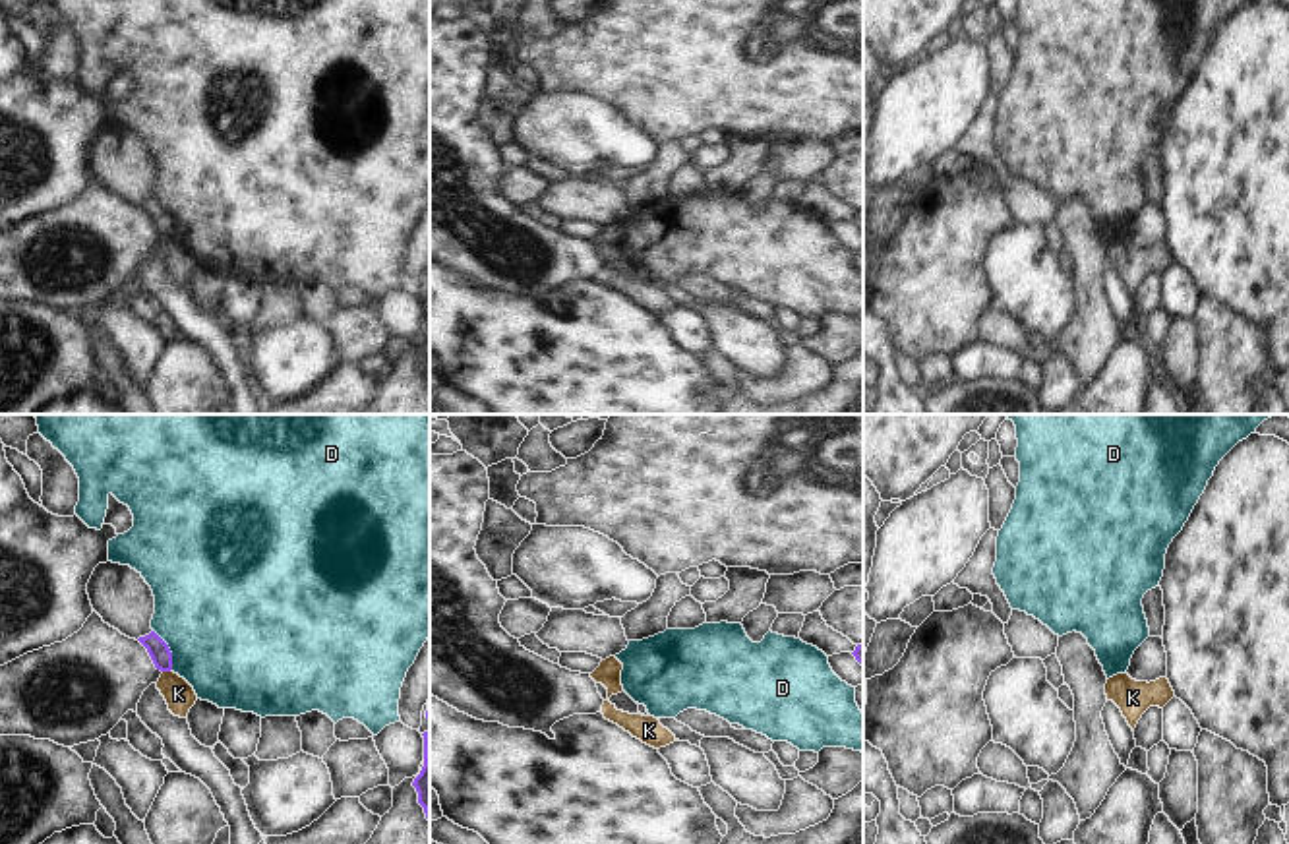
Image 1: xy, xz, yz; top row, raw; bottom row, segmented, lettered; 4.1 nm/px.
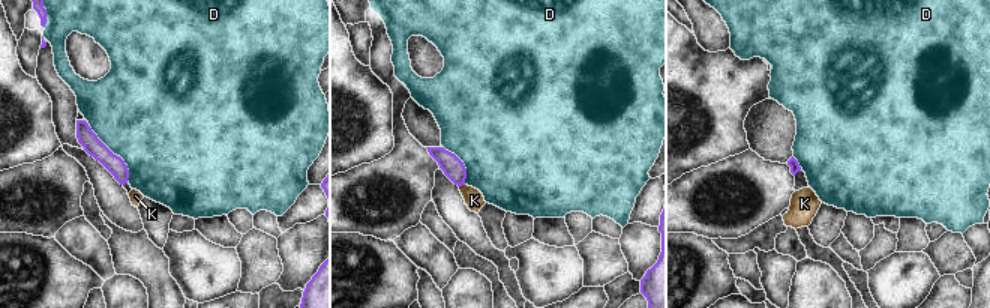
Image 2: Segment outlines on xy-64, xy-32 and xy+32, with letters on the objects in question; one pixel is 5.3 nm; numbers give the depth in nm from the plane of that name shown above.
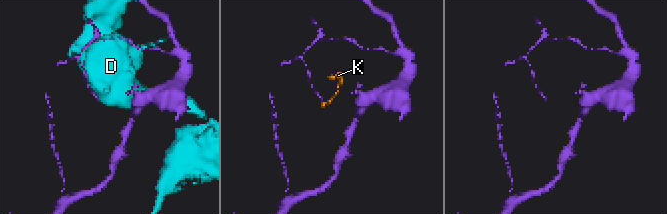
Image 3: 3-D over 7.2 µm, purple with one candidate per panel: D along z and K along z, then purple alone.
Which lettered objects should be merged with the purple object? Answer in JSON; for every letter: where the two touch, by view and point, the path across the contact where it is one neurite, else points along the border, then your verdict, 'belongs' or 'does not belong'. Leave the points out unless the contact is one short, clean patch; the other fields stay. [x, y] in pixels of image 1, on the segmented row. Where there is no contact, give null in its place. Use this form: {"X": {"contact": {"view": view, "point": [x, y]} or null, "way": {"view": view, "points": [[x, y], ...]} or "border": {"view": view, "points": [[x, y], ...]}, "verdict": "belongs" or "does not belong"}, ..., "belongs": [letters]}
{"D": {"contact": {"view": "xy", "point": [169, 649]}, "verdict": "does not belong"}, "K": {"contact": {"view": "xy", "point": [167, 670]}, "border": {"view": "xy", "points": [[171, 668], [163, 672]]}, "verdict": "does not belong"}, "belongs": []}

